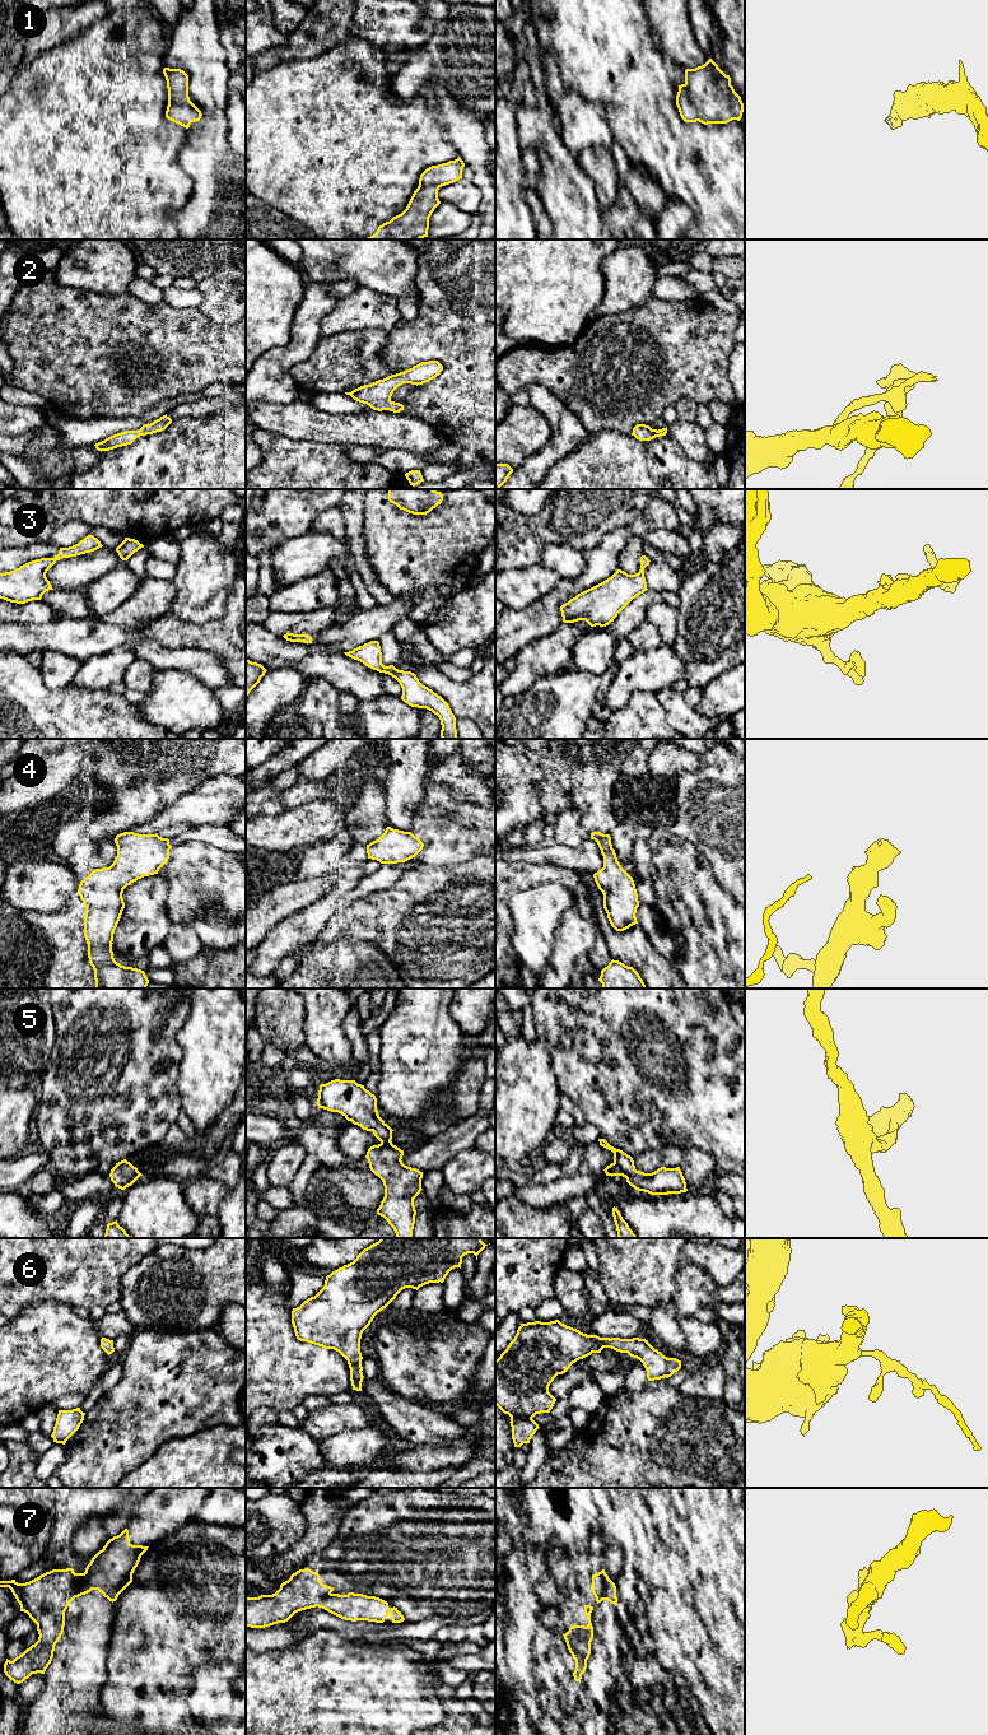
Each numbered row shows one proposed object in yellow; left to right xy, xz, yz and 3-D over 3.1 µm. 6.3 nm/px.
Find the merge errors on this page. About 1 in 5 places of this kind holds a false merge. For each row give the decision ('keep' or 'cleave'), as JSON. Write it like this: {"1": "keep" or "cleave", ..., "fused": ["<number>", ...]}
{"1": "keep", "2": "keep", "3": "keep", "4": "keep", "5": "keep", "6": "keep", "7": "cleave", "fused": ["7"]}

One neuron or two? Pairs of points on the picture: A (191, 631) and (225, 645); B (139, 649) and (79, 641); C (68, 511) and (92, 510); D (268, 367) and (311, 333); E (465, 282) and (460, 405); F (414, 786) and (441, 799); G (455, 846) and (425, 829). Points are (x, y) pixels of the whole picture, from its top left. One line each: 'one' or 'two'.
A: one
B: one
C: one
D: one
E: one
F: two
G: one

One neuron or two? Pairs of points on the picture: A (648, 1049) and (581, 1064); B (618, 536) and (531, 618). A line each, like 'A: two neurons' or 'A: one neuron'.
A: one neuron
B: one neuron

